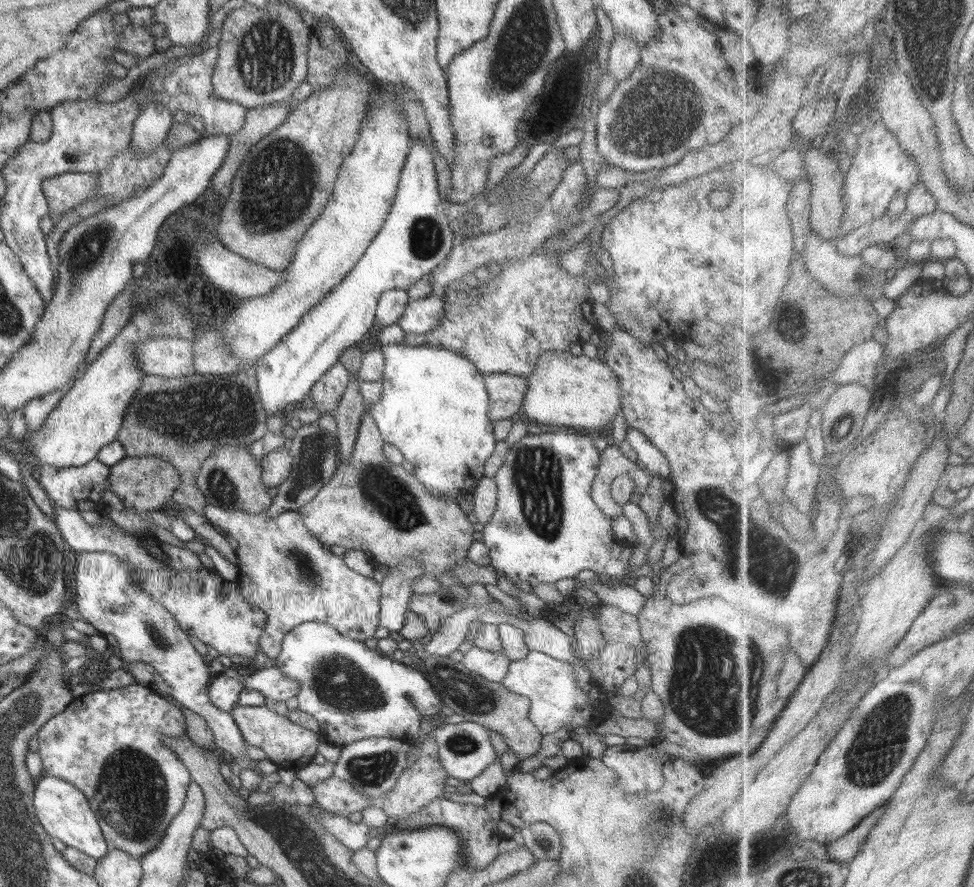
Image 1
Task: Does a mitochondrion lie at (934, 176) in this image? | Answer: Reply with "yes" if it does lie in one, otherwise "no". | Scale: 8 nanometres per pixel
no

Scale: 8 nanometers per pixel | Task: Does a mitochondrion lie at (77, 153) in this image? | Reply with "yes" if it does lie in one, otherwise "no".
yes

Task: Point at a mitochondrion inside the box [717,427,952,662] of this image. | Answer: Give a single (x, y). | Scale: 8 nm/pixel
(771, 574)

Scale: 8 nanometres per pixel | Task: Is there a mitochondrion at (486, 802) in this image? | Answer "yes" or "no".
no

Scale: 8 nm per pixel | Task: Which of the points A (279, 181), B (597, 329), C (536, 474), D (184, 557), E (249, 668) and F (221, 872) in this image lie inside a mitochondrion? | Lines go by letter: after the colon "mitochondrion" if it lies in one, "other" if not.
A: mitochondrion
B: other
C: mitochondrion
D: other
E: other
F: other

